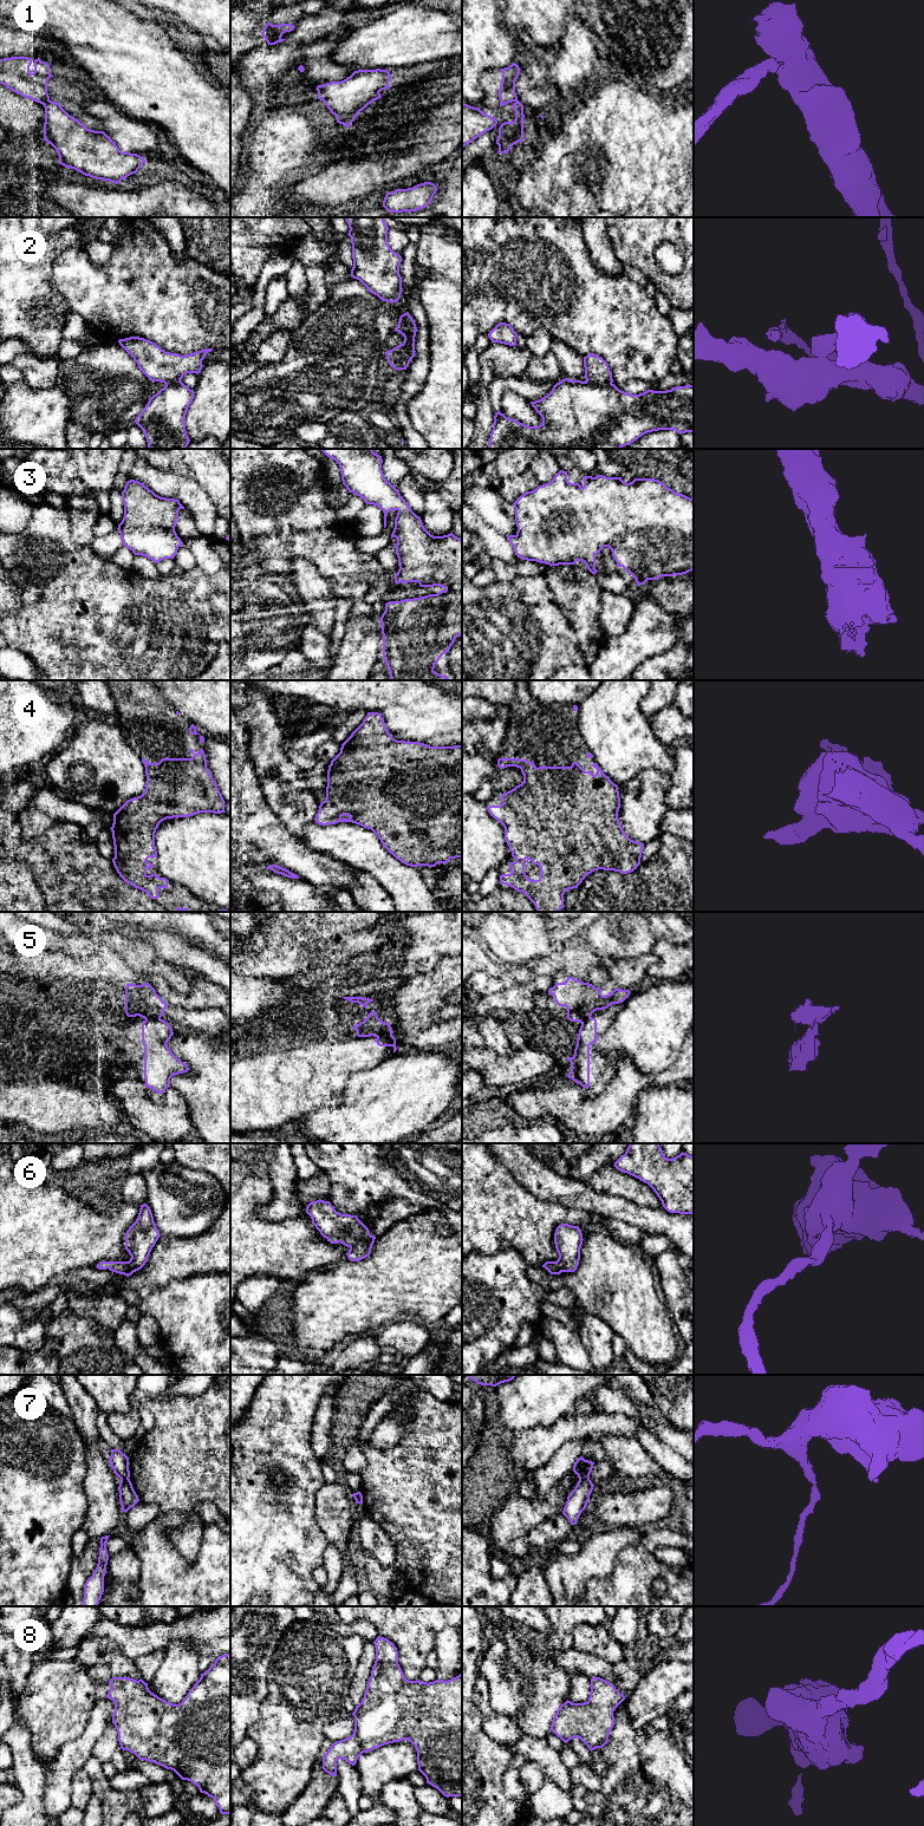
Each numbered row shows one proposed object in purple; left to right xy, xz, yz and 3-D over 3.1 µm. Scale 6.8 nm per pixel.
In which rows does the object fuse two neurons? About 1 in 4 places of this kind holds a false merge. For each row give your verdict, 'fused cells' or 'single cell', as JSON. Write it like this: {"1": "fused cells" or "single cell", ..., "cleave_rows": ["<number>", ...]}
{"1": "fused cells", "2": "fused cells", "3": "single cell", "4": "single cell", "5": "fused cells", "6": "single cell", "7": "fused cells", "8": "single cell", "cleave_rows": ["1", "2", "5", "7"]}

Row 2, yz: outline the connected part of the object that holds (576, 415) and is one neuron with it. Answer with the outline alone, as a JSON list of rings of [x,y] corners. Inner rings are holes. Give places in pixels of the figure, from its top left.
[[[565,378],[547,396],[531,404],[542,423],[529,426],[499,410],[494,416],[488,449],[622,449],[652,431],[694,432],[694,385],[631,394],[614,384],[599,385]]]

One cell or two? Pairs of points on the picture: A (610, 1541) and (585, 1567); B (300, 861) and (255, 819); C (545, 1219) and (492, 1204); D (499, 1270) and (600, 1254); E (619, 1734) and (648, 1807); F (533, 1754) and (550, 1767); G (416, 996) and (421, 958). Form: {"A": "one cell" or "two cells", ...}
{"A": "one cell", "B": "one cell", "C": "one cell", "D": "two cells", "E": "one cell", "F": "one cell", "G": "two cells"}

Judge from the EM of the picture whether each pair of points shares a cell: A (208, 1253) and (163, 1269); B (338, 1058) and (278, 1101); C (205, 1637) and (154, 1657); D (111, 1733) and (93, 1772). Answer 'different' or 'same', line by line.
A: same
B: same
C: different
D: different

